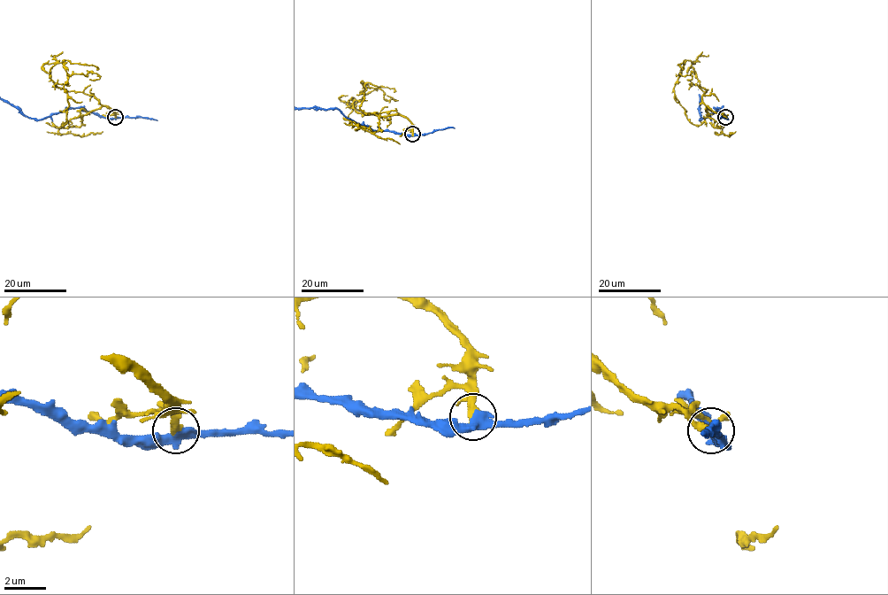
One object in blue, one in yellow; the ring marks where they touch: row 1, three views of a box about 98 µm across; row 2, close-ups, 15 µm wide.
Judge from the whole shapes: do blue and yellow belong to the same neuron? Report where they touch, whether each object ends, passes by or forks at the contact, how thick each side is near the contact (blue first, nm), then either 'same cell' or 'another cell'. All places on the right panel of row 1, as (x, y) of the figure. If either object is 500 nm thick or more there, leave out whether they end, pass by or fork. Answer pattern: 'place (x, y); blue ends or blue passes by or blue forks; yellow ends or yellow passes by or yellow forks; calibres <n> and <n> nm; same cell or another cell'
place (725, 117); blue passes by; yellow ends; calibres 400 and 400 nm; another cell

